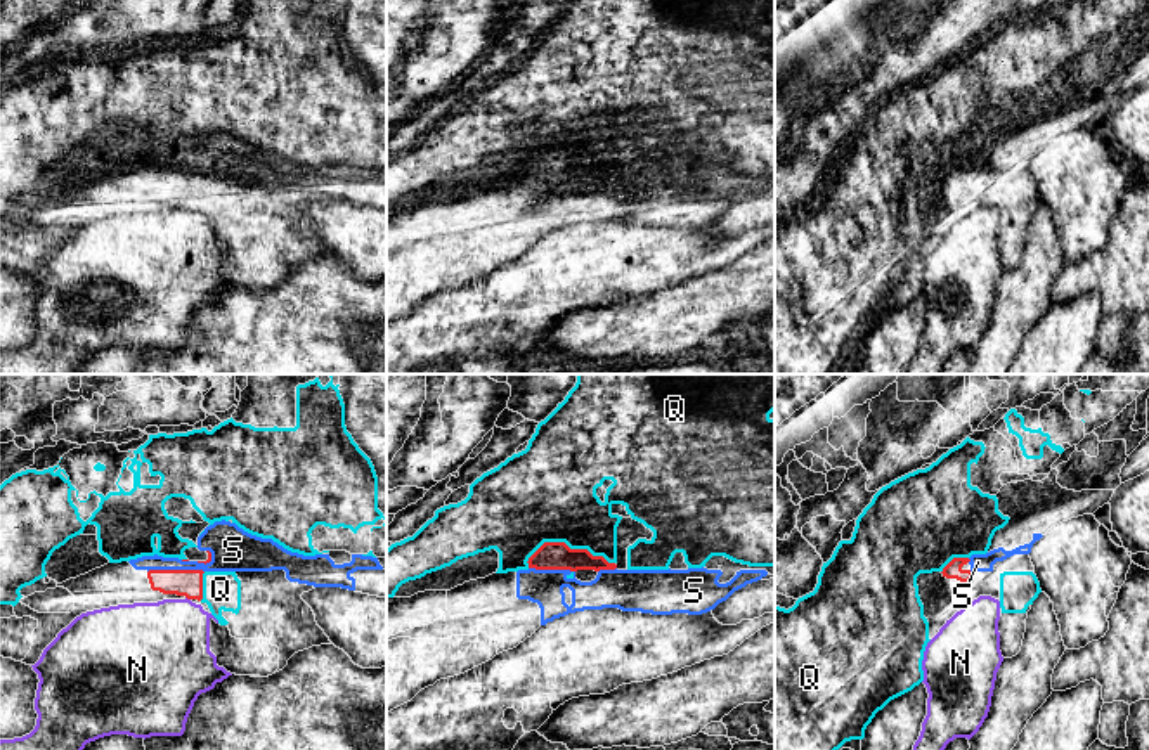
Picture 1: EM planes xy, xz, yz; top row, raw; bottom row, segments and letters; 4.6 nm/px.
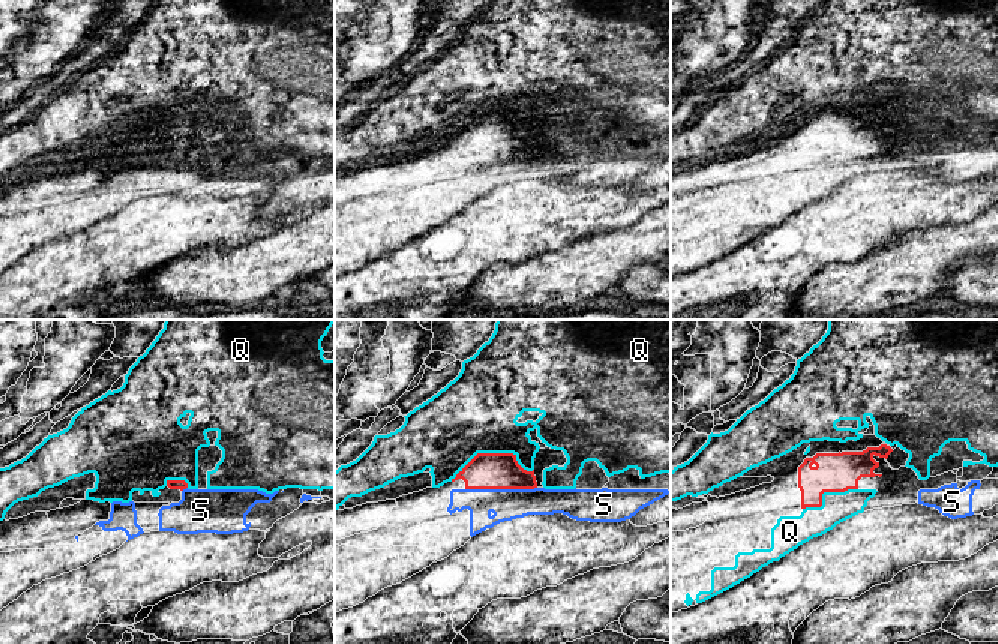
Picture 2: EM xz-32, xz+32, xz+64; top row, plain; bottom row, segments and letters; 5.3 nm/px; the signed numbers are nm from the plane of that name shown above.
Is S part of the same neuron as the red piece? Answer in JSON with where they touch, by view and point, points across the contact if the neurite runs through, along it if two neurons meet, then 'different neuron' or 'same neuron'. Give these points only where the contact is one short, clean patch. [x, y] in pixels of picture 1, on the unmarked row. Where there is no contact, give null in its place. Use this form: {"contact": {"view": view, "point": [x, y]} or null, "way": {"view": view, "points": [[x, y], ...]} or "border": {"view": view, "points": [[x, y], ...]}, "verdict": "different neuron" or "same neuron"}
{"contact": {"view": "xy", "point": [175, 182]}, "verdict": "same neuron"}

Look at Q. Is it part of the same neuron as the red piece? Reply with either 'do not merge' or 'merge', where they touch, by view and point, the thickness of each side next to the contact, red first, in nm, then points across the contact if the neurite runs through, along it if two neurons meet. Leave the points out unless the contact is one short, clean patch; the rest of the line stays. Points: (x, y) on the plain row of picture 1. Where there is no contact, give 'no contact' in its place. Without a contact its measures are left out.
do not merge; contact xz (569, 160); calibres 130 and 420 nm

